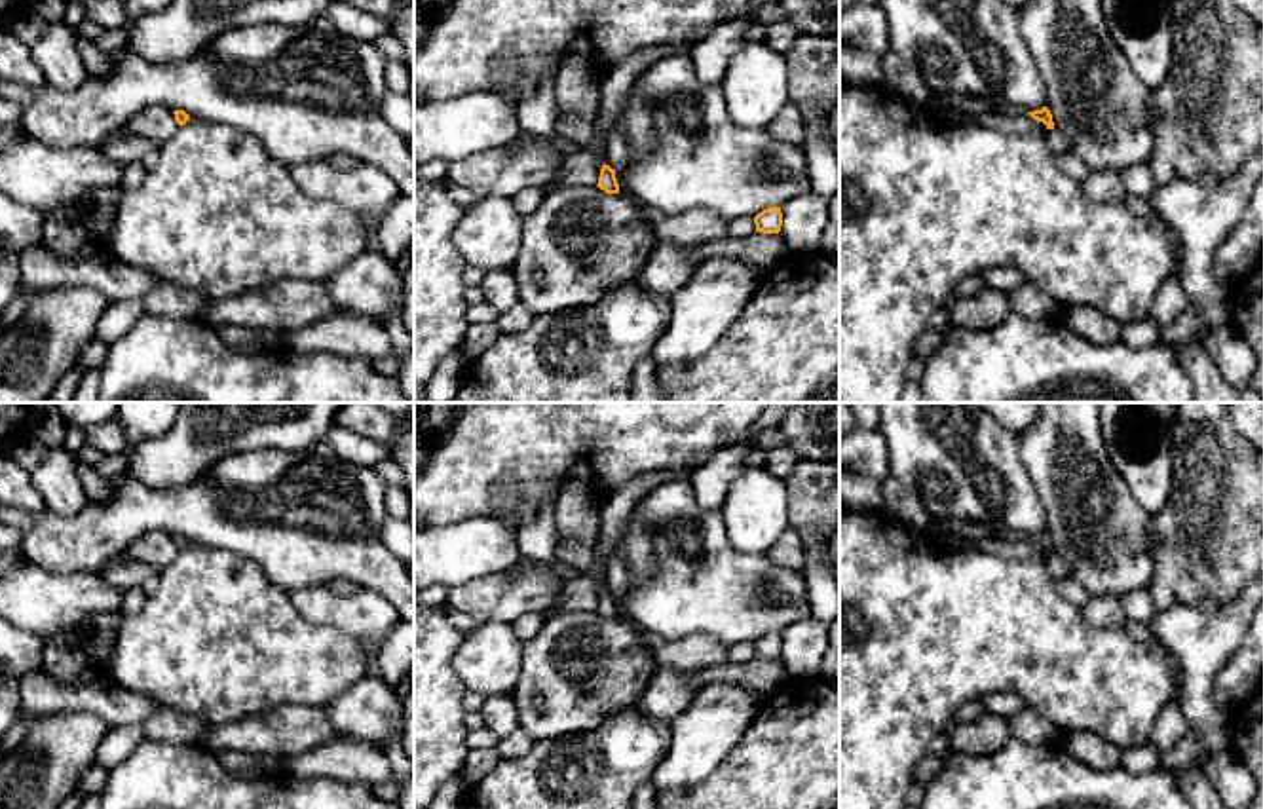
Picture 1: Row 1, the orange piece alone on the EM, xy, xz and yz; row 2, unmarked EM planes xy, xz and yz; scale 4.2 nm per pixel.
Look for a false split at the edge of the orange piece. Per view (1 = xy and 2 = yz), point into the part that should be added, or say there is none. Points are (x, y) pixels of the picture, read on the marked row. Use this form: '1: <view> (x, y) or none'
1: none
2: none

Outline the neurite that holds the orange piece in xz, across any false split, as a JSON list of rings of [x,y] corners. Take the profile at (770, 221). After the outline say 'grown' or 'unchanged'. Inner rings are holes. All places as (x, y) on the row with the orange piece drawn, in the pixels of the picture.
[[[767,207],[754,216],[756,232],[779,234],[782,226],[781,207]]]; unchanged

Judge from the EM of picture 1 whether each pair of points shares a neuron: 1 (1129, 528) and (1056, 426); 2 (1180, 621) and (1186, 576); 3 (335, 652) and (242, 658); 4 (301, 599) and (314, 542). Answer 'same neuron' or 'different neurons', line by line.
1: same neuron
2: different neurons
3: same neuron
4: different neurons

